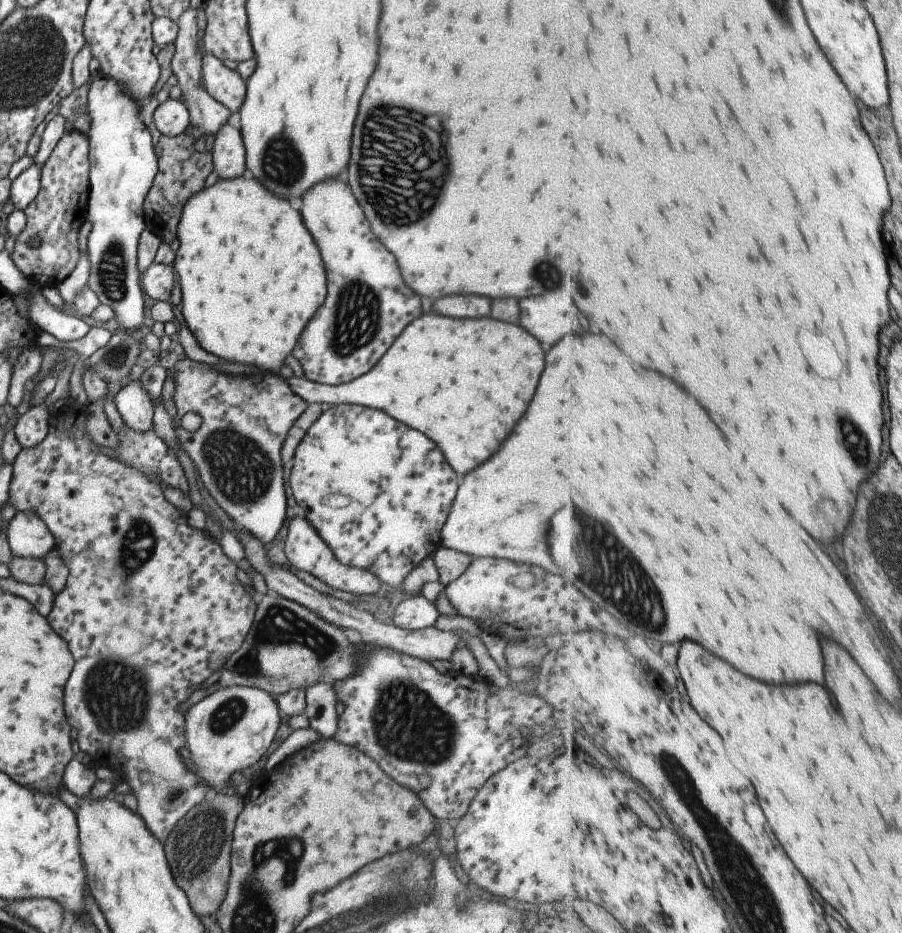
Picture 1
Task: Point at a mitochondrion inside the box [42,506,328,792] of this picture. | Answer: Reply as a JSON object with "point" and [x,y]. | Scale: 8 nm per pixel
{"point":[118,694]}

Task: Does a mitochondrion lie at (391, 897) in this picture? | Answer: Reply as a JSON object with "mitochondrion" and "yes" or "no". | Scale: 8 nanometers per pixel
{"mitochondrion":"yes"}

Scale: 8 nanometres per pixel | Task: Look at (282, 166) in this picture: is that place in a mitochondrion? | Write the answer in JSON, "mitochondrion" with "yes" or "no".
{"mitochondrion":"yes"}

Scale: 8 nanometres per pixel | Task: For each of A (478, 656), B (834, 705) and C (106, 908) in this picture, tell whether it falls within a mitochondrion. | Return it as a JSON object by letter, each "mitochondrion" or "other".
{"A":"other","B":"other","C":"other"}

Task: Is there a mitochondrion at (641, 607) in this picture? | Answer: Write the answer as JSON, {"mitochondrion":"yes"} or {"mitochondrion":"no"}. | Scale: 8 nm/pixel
{"mitochondrion":"yes"}

